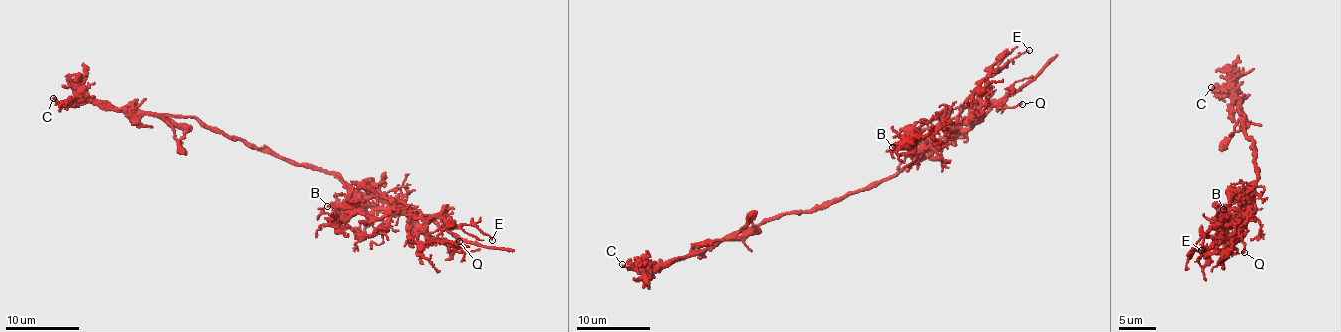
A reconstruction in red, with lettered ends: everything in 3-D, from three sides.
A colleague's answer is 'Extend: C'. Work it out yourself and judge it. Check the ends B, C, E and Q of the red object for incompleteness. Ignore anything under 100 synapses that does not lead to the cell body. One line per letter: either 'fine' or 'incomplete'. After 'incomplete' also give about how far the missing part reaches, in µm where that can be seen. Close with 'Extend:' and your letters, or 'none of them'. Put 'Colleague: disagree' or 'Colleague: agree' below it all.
B: fine
C: fine
E: fine
Q: fine
Extend: none of them
Colleague: disagree

